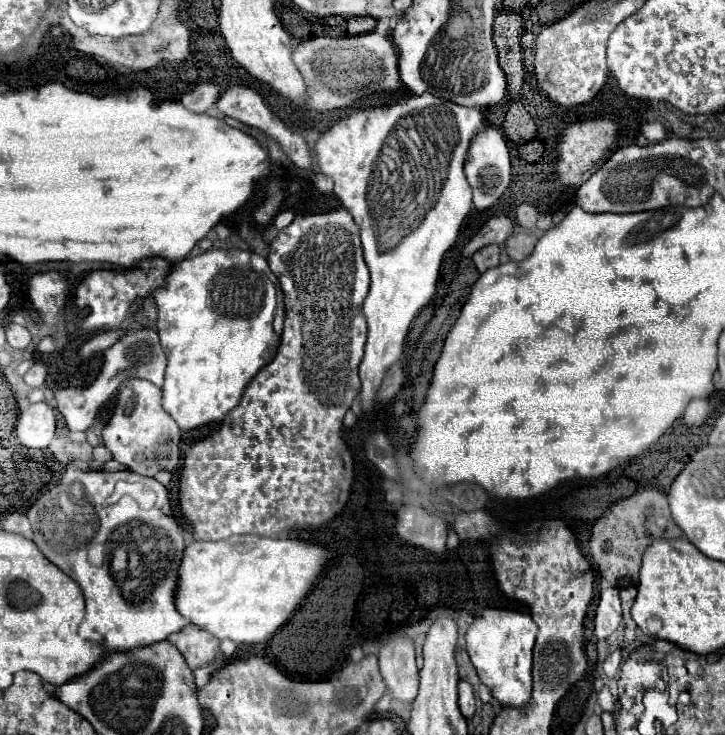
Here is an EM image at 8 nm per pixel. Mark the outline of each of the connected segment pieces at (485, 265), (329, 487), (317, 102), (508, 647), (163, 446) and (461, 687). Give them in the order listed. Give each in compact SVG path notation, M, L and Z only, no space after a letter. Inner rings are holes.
M488 245L488 247L480 249L480 251L476 251L476 253L472 255L472 261L474 261L474 265L478 267L478 271L484 273L486 269L496 267L496 265L500 263L500 261L498 261L498 253L500 253L498 245Z
M336 207L328 213L312 213L312 215L296 215L294 221L282 229L276 239L270 245L268 253L268 263L274 275L280 281L282 293L284 293L284 303L286 303L286 321L284 321L284 331L282 331L282 341L278 347L276 359L262 367L256 377L248 383L248 387L242 393L240 403L224 417L222 427L214 431L210 437L198 441L194 447L184 457L182 473L180 473L180 511L184 519L194 527L196 539L202 541L220 541L228 539L230 535L262 535L262 537L278 537L284 529L290 527L322 527L324 523L332 521L342 507L346 505L346 499L350 495L350 485L352 485L352 475L354 475L354 461L347 446L344 445L340 431L342 431L344 415L350 409L350 403L354 397L360 393L360 377L358 377L358 365L364 355L364 345L366 345L366 319L362 313L362 301L366 299L370 277L368 277L368 267L362 259L362 245L358 237L358 227L348 215L344 207Z
M362 33L348 37L316 37L300 43L292 59L306 83L306 107L314 111L330 111L346 107L374 91L398 91L402 87L398 75L398 55L386 37L378 33Z
M486 608L466 631L466 651L470 655L470 661L476 667L480 681L502 705L522 707L530 699L532 647L536 633L538 627L529 613L502 608Z
M126 379L116 393L116 409L102 431L102 439L112 457L130 471L154 477L158 471L174 471L180 461L180 429L162 407L162 389L144 379Z
M460 681L458 683L458 705L460 705L460 711L466 719L472 719L474 717L474 691L472 691L472 685L468 681Z

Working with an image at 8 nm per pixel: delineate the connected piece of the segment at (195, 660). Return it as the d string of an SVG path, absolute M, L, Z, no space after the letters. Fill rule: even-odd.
M186 625L184 629L172 633L166 641L170 641L184 655L192 671L212 663L216 663L218 667L224 667L228 661L228 655L220 651L220 641L192 625Z

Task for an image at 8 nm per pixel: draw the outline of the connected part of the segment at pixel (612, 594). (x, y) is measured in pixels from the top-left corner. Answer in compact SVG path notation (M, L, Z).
M610 587L604 589L598 601L596 609L596 619L594 619L594 633L598 639L610 637L618 625L622 623L622 601L620 601L620 589Z

